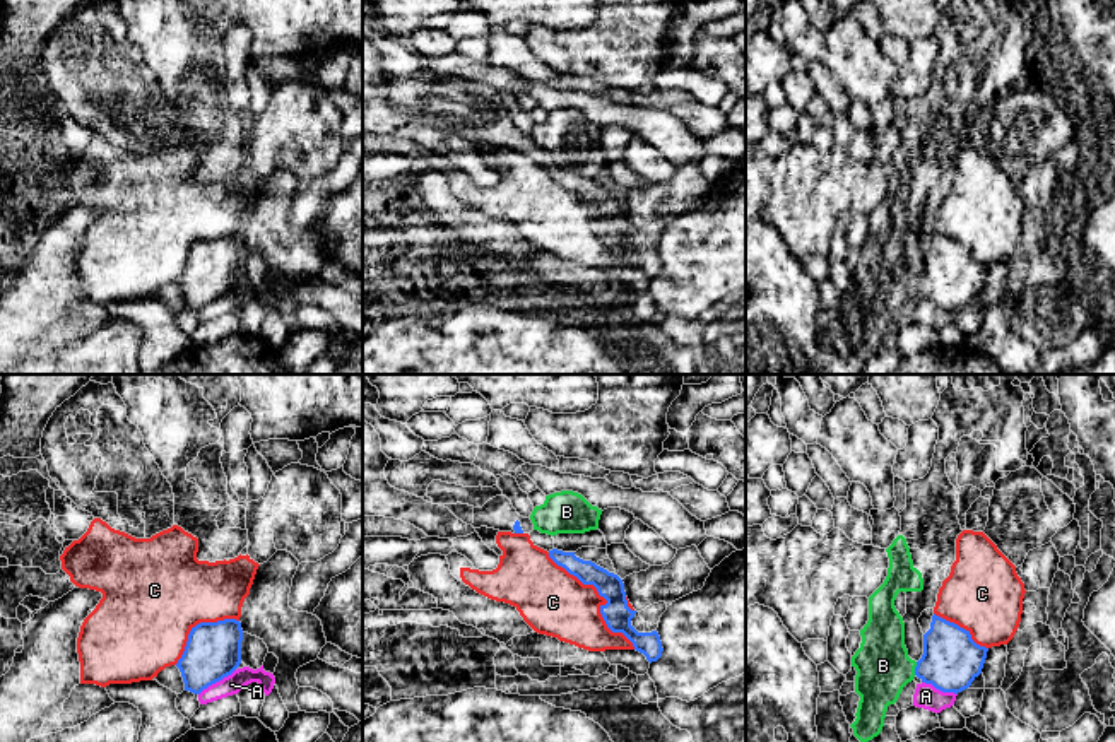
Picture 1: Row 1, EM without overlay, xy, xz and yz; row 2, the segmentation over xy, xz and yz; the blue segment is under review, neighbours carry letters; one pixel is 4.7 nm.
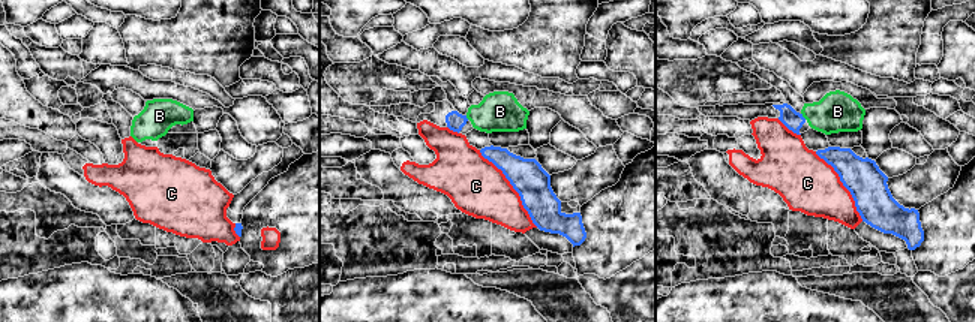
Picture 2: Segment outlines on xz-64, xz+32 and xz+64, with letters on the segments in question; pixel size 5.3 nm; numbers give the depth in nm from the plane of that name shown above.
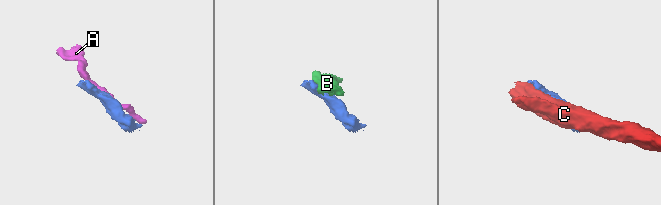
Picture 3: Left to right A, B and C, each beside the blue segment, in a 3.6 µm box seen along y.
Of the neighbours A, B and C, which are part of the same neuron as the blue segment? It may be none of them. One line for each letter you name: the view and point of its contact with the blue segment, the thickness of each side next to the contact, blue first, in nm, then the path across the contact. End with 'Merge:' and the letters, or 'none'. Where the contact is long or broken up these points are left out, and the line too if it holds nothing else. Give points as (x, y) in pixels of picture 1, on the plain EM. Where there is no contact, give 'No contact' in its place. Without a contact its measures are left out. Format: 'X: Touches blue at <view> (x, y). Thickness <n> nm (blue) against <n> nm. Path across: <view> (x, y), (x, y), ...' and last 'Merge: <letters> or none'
Merge: none

